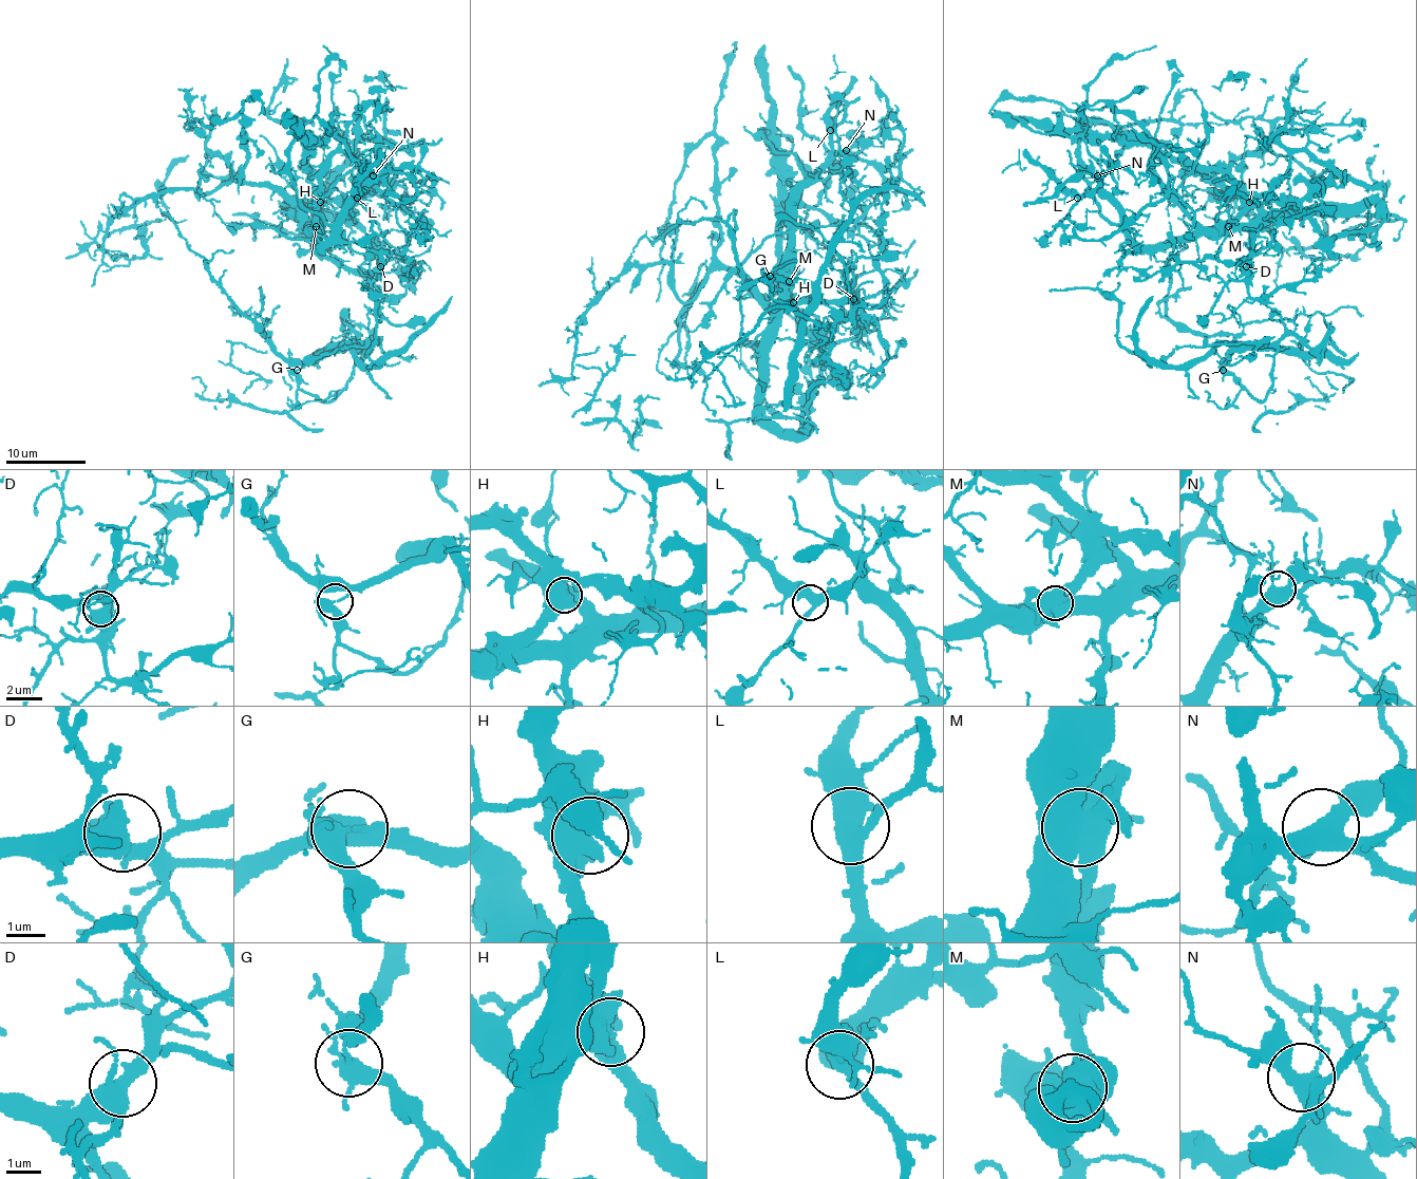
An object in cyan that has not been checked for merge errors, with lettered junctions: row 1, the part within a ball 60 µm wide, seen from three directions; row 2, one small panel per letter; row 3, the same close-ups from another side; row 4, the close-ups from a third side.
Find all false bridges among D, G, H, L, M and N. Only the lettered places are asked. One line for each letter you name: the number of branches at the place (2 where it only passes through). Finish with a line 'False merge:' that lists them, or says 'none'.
G: Branches: 4
M: Branches: 3
False merge: G, M

